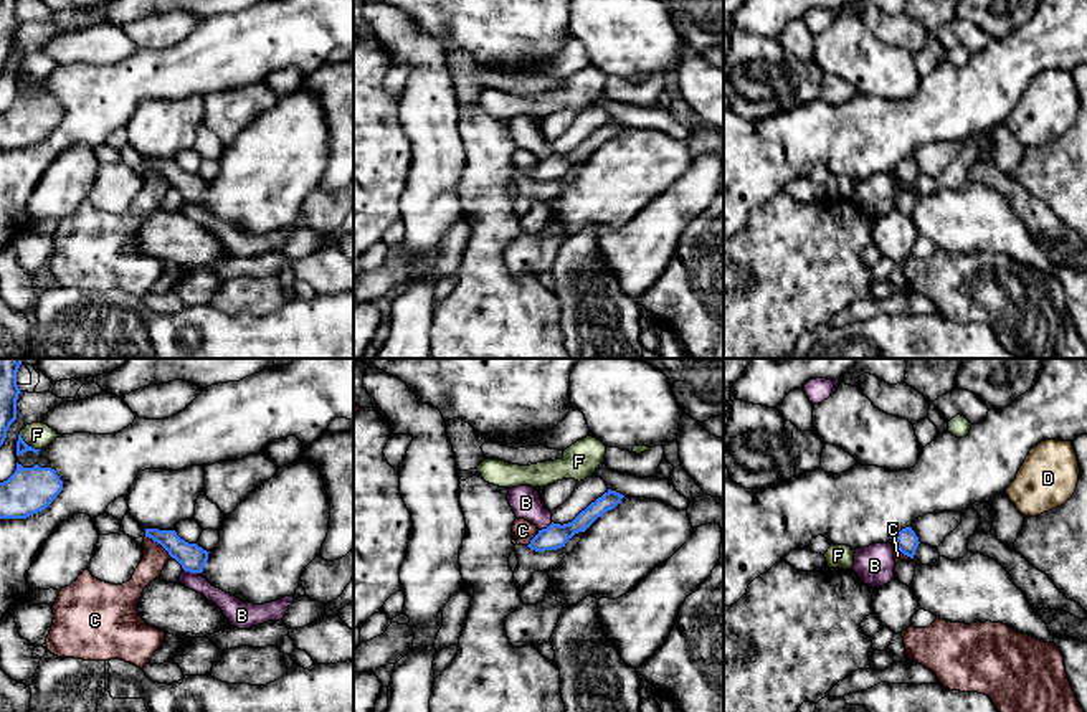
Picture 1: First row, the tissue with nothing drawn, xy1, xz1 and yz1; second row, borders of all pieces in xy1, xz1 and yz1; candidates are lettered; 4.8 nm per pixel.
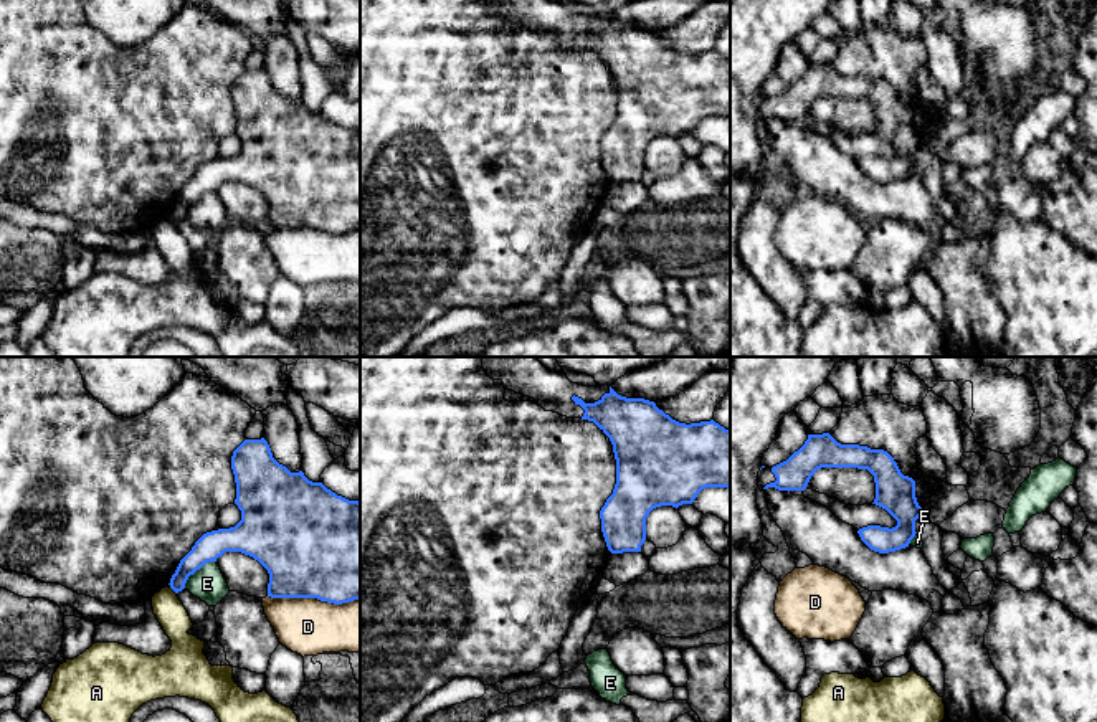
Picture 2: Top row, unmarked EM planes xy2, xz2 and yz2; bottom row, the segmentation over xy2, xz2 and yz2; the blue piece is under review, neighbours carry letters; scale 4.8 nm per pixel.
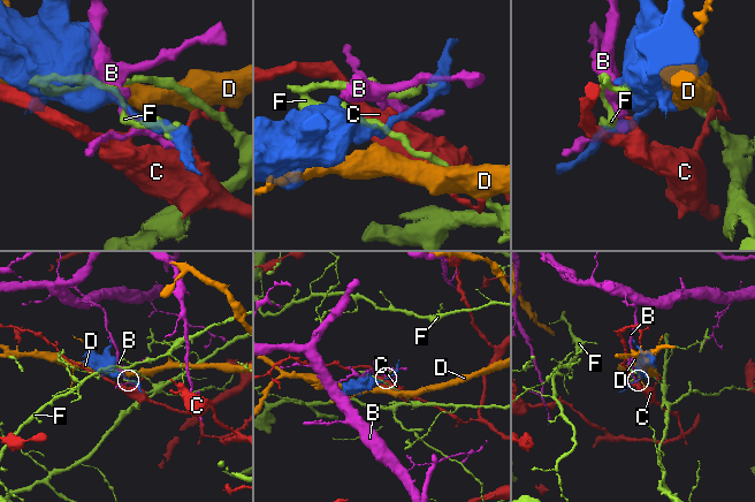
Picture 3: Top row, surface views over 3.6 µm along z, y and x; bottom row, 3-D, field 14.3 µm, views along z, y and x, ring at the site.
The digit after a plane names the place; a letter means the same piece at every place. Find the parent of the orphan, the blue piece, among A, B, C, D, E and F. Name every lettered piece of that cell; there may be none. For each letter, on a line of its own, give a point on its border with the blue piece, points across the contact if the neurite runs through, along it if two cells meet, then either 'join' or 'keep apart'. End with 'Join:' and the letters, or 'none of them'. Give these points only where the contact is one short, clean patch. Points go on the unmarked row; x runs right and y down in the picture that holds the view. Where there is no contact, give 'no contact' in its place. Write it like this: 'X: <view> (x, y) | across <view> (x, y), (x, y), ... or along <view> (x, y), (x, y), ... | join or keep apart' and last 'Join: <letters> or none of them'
A: xy2 (172, 218) | along xy2 (170, 217), (175, 223) | keep apart
B: xz1 (547, 157) | along xz1 (552, 152), (539, 161) | keep apart
C: xy1 (159, 172) | along xy1 (146, 166), (172, 187) | keep apart
D: xy2 (314, 227) | keep apart
E: xy2 (197, 199) | along xy2 (215, 190), (208, 190), (197, 199), (184, 217) | keep apart
F: xy1 (25, 73) | keep apart
Join: none of them

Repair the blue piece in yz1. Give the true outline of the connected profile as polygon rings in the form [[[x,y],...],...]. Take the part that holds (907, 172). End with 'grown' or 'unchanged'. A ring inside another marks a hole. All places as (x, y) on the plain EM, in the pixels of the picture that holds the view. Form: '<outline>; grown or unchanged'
[[[905,157],[897,164],[894,175],[907,187],[914,188],[915,180],[918,177],[918,167],[912,160],[912,157]]]; unchanged

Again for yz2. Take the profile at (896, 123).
[[[829,63],[808,64],[805,74],[786,91],[758,101],[758,116],[778,121],[805,121],[811,106],[821,97],[857,97],[874,106],[876,129],[897,155],[867,155],[857,160],[861,170],[874,182],[889,183],[909,177],[915,167],[915,150],[922,137],[915,127],[915,111],[904,106],[894,88],[884,79],[841,74]]]; grown

